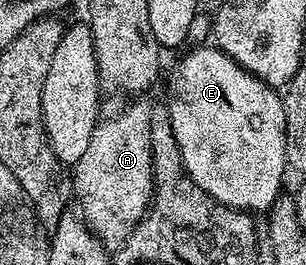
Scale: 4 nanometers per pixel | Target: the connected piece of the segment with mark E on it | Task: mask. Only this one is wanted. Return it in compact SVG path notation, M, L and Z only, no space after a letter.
M216 46L210 48L196 48L193 52L188 52L176 64L176 73L172 76L172 81L168 84L168 92L172 97L166 100L170 110L170 122L174 126L174 138L178 138L178 150L182 154L184 168L200 189L210 198L222 202L231 208L238 208L242 212L257 214L256 212L267 213L272 205L282 196L280 183L284 180L286 173L286 110L283 109L284 101L281 93L275 87L264 84L254 74L247 72L238 62L234 61L226 53L221 52Z

